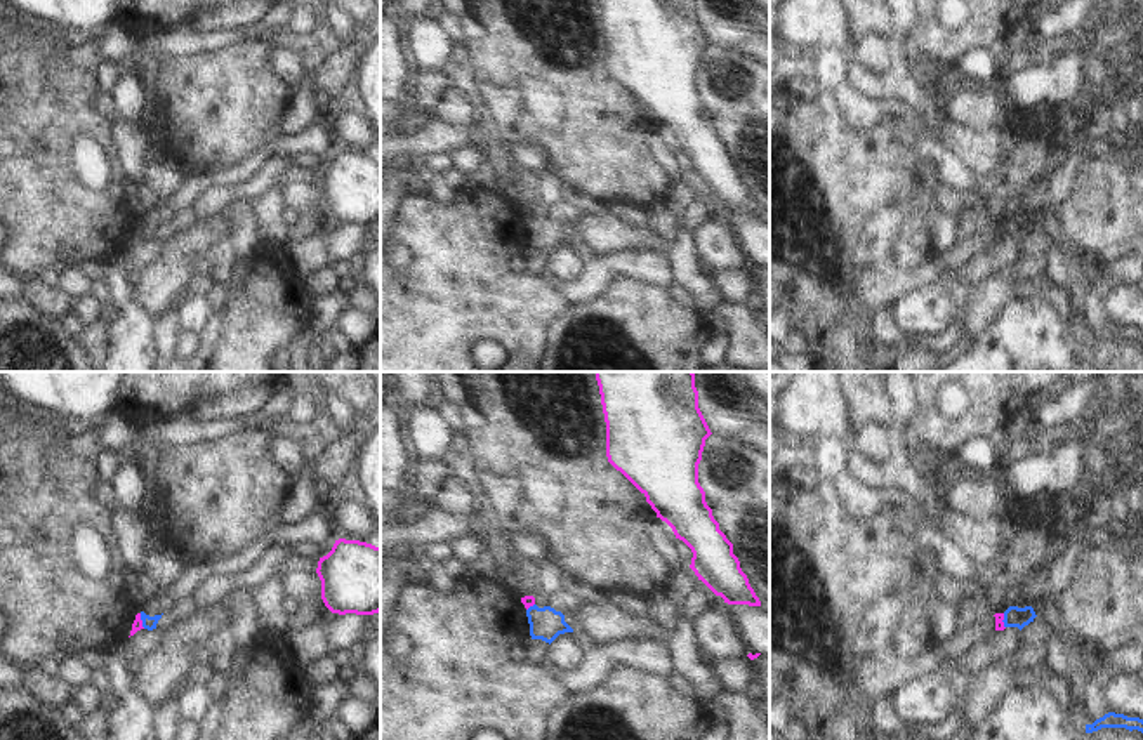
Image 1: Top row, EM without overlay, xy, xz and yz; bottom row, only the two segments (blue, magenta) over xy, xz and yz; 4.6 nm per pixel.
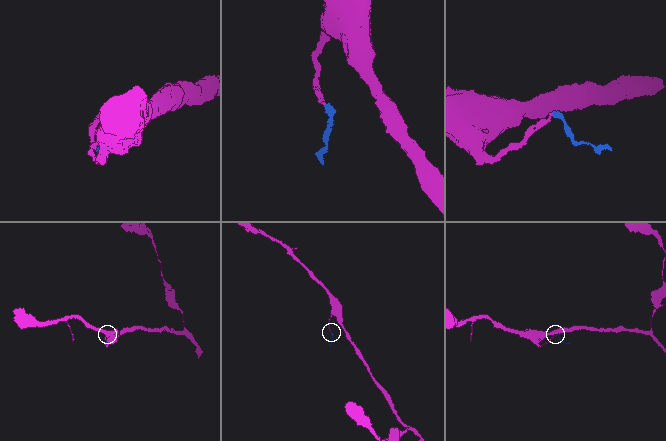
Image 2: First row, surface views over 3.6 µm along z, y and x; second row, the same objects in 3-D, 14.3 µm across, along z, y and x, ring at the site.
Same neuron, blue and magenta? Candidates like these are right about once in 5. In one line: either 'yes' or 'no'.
no

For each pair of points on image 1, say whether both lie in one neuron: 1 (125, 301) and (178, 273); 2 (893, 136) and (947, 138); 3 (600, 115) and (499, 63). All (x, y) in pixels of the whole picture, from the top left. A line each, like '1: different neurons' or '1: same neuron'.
1: different neurons
2: different neurons
3: same neuron

